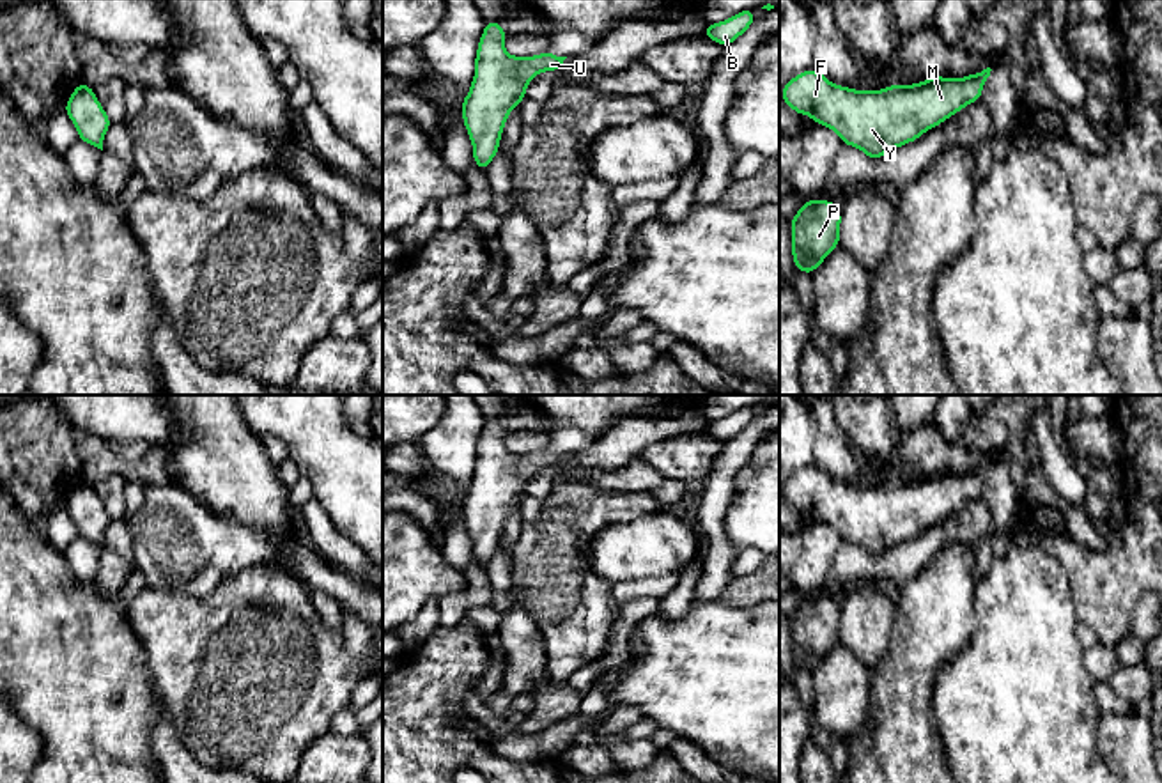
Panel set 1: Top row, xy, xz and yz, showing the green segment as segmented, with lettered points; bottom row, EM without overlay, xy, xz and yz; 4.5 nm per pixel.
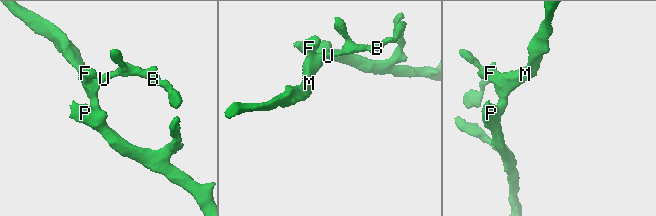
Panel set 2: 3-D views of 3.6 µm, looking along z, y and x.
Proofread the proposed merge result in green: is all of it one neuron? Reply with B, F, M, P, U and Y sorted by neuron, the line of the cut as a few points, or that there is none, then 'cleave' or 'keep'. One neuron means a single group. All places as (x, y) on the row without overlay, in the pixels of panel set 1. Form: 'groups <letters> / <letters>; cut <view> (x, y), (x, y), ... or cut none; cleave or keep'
groups B F M P U Y; cut none; keep

